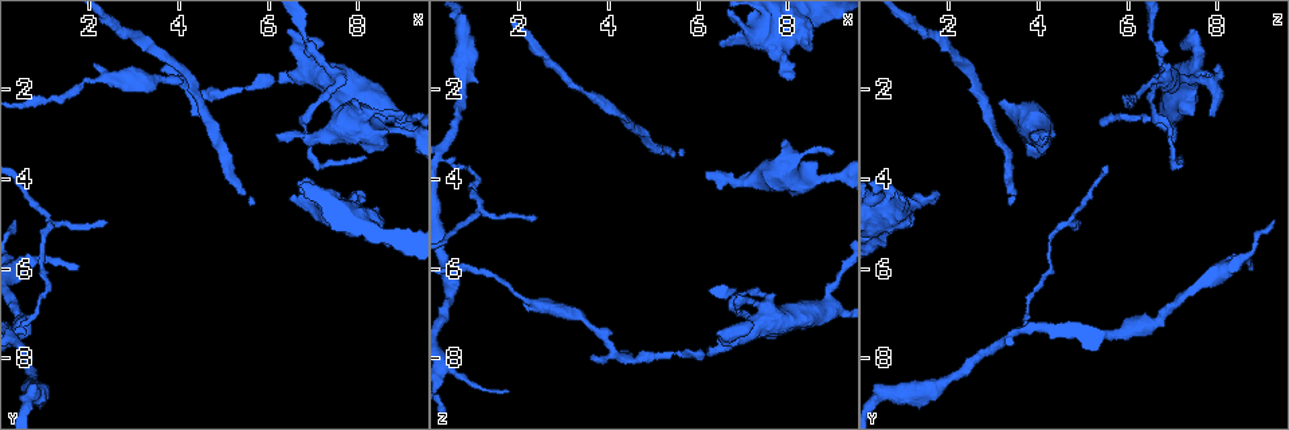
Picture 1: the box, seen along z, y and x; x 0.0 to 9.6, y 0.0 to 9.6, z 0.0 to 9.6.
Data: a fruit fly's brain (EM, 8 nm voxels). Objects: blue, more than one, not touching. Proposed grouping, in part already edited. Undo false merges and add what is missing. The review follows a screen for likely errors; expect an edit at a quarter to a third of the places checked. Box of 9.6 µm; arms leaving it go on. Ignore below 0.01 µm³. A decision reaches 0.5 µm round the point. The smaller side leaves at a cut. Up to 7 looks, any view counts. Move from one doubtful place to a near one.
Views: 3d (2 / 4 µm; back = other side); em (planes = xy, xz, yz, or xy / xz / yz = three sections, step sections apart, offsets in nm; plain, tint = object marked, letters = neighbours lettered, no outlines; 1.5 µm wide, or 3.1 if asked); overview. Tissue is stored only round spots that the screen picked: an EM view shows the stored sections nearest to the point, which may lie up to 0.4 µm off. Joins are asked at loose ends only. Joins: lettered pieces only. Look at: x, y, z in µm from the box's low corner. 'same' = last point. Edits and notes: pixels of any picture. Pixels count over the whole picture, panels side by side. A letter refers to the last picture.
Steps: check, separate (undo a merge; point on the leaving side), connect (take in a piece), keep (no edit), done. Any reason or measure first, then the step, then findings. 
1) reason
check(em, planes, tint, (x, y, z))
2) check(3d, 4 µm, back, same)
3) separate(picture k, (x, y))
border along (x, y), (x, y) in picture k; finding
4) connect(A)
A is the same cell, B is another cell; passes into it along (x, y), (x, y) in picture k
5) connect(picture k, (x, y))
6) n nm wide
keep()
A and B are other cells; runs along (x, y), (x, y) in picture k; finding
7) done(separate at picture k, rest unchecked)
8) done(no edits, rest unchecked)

calibre changes
check(em, xz, step 8, tint, (6.20, 1.75, 7.85))

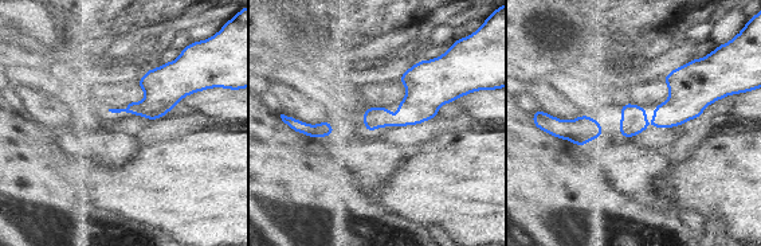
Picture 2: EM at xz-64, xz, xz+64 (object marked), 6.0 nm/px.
check(em, yz, step 4, letters, same)

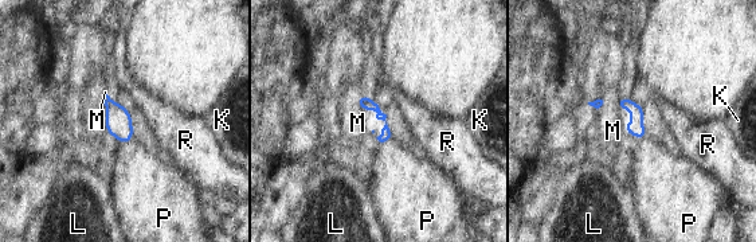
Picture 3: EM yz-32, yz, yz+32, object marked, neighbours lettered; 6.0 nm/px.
keep()
K, L, M, P and R are other cells; one neuron here

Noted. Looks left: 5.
check(em, yz, step 4, tint, (3.55, 1.50, 7.95))

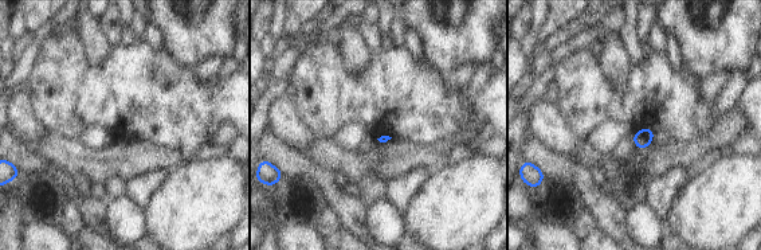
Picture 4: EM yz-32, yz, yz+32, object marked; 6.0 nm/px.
check(em, planes, letters, same)

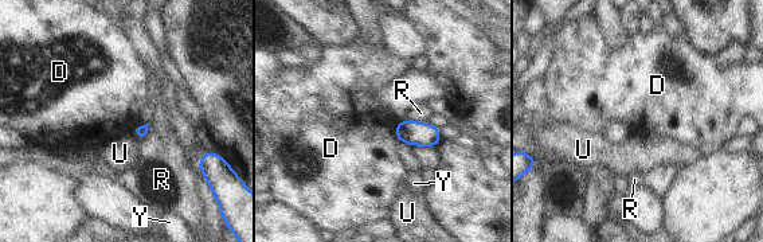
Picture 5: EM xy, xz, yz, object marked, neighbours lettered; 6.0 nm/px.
keep()
D, R, U and Y are other cells; border along (396, 123), (395, 136), (399, 140) in picture 5; none of them fits

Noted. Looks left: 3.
branch point
check(em, xy, step 8, tint, (1.10, 5.05, 4.60))

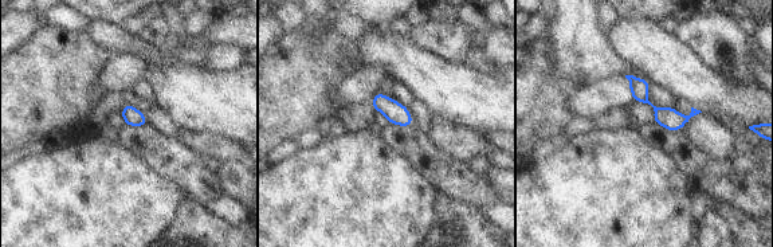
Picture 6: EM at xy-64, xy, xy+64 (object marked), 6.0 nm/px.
see the neighbours
check(em, xy, step 8, letters, same)

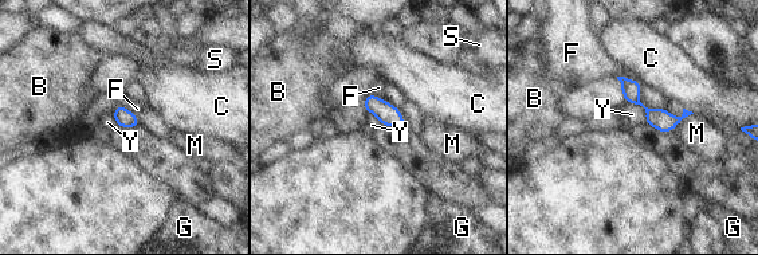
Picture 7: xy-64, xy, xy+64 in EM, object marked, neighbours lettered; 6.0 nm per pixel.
keep()
B, C, F, G, M, S and Y are other cells; runs along (624, 81), (647, 110), (671, 126) in picture 7; all the same neuron

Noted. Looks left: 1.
done(no edits, rest unchecked)

